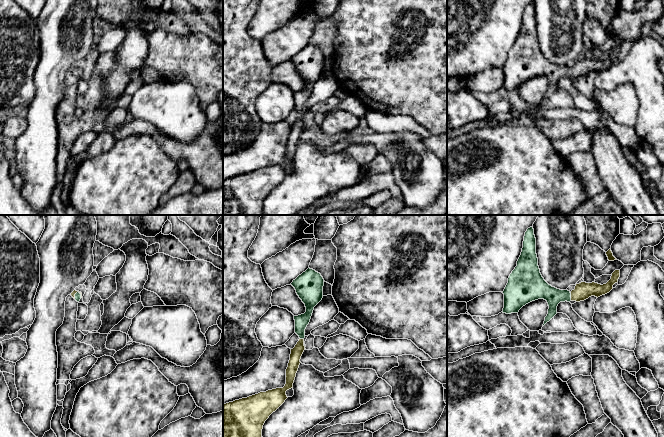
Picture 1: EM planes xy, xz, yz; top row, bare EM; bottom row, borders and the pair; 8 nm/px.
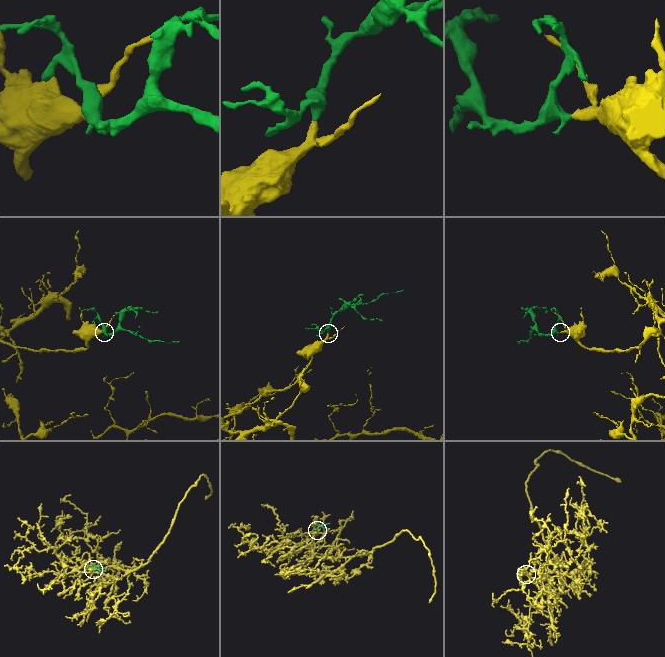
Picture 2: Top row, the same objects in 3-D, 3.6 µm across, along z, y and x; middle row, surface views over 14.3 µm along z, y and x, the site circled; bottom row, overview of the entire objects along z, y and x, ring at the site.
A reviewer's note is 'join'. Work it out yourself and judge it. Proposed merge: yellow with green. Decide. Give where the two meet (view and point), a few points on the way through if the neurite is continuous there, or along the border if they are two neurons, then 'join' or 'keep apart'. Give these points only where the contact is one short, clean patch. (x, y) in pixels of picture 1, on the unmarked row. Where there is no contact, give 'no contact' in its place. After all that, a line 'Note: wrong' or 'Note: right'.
yz (571, 72) | across yz (583, 66), (577, 71), (571, 72), (552, 71), (541, 65) | join
Note: right

